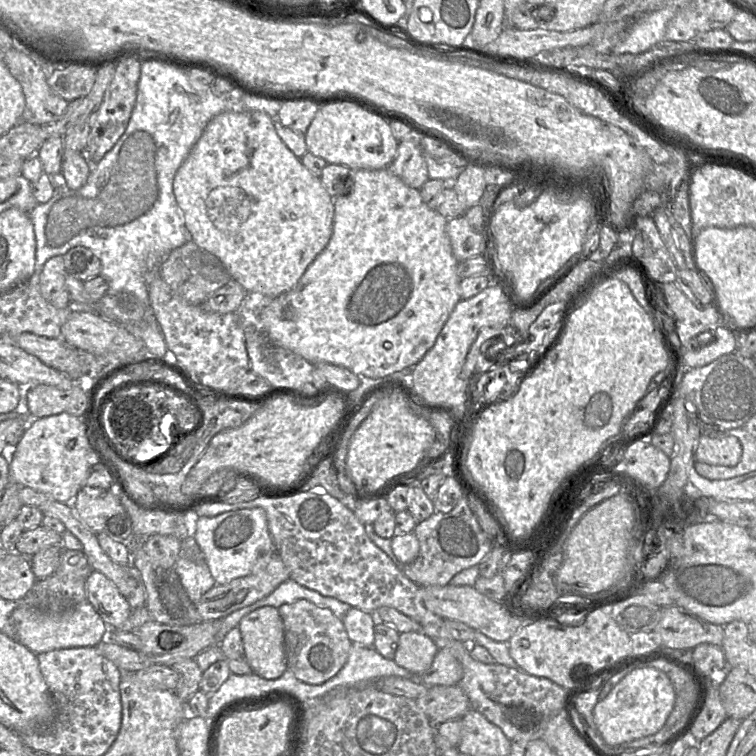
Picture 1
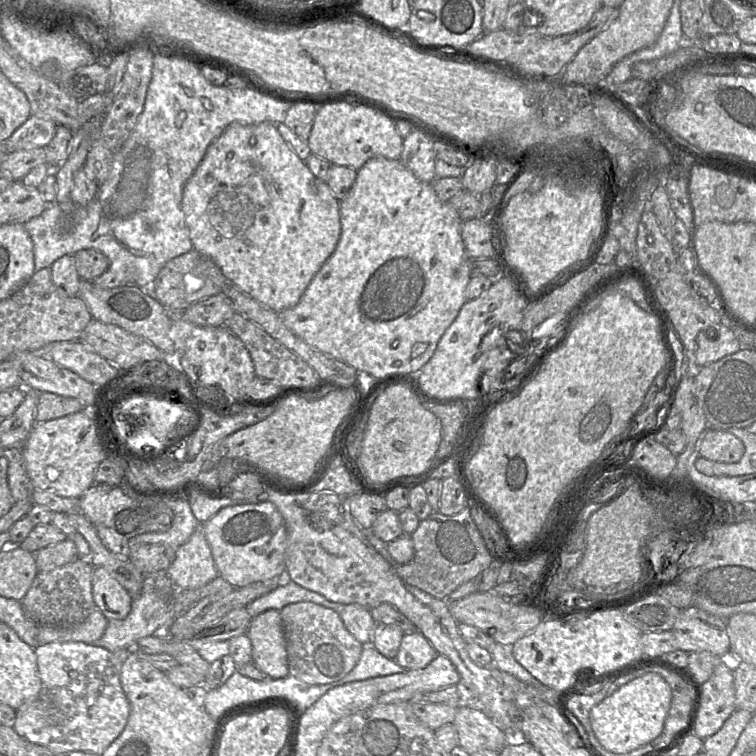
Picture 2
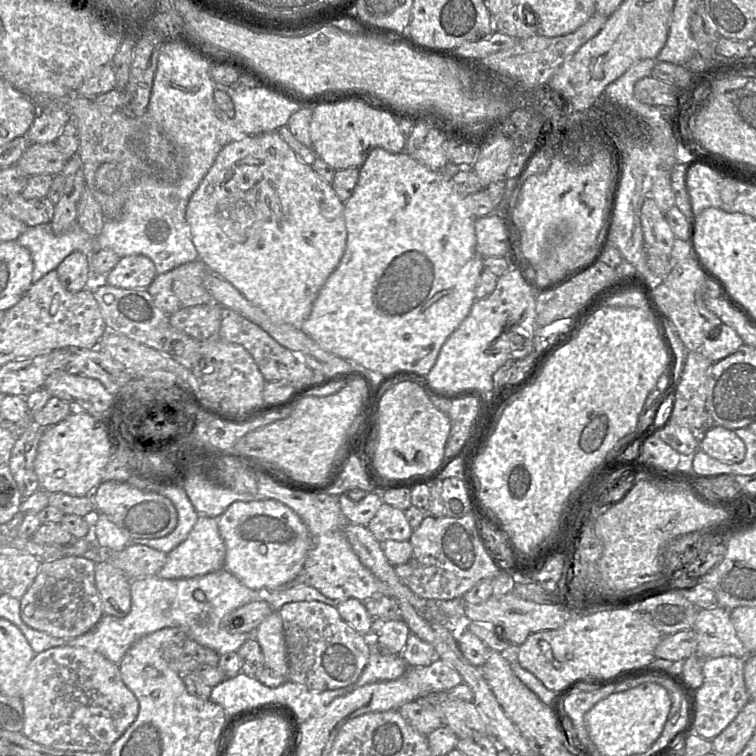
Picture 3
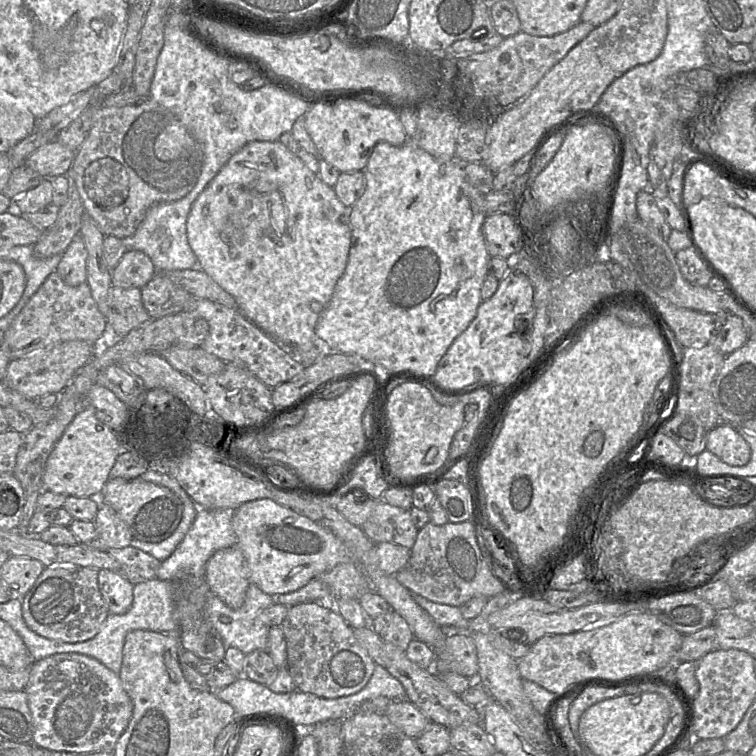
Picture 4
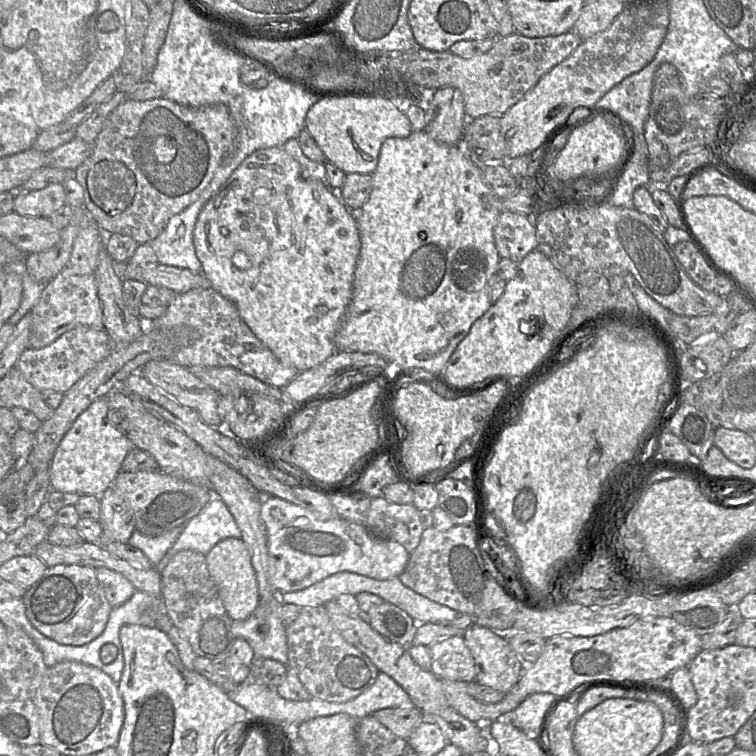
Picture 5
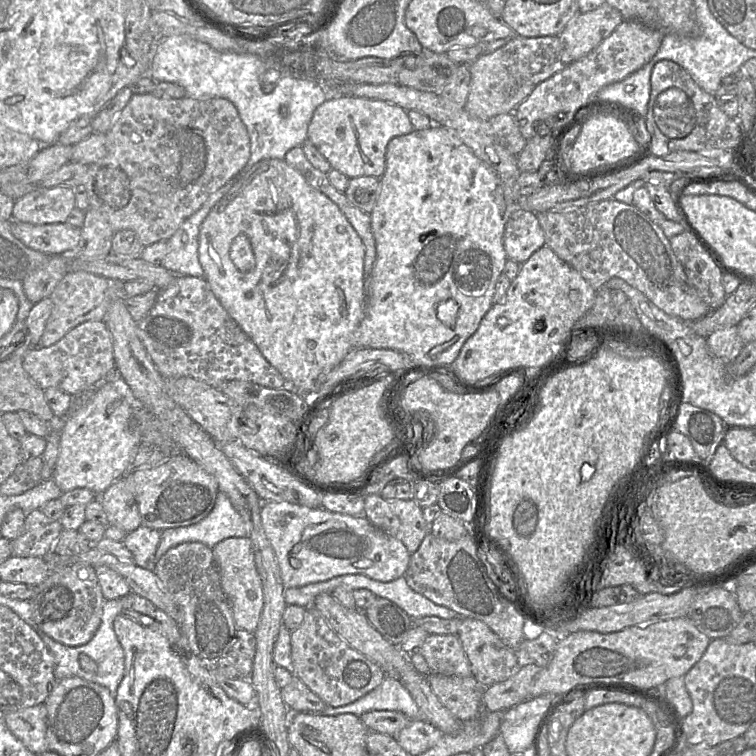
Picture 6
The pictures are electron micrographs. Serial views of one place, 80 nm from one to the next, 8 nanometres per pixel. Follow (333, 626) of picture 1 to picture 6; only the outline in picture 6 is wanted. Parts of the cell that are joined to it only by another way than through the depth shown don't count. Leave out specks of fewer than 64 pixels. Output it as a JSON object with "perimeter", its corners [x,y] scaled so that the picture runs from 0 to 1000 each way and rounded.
{"perimeter":[[[403,806],[401,823],[384,839],[388,892],[439,935],[460,933],[501,907],[511,896],[507,885],[451,845],[419,806]]]}

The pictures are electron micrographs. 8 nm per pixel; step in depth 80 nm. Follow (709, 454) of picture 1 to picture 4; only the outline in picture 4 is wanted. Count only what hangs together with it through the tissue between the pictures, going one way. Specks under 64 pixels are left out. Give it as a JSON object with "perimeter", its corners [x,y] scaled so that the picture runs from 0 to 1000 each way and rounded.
{"perimeter":[[[952,561],[935,570],[934,594],[967,616],[984,616],[993,606],[991,587],[964,561]]]}

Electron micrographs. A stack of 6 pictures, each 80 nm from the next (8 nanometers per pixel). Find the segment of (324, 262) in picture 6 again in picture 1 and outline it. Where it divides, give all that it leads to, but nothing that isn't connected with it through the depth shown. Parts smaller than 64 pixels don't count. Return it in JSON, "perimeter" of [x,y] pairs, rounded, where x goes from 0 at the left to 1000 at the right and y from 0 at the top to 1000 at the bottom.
{"perimeter":[[[295,148],[283,153],[270,169],[266,181],[255,193],[250,205],[234,225],[229,253],[239,276],[249,306],[249,317],[284,337],[299,353],[307,370],[315,373],[329,389],[344,389],[351,394],[362,394],[386,382],[407,352],[434,323],[442,290],[442,262],[437,259],[422,234],[406,224],[368,180],[362,159],[351,148]]]}

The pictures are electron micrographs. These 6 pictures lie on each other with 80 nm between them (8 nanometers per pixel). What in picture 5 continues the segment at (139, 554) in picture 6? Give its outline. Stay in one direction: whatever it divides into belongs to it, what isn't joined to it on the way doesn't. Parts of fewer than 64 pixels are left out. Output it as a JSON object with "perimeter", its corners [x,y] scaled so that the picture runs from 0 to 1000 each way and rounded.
{"perimeter":[[[243,693],[206,710],[197,710],[179,701],[168,720],[187,728],[205,750],[230,721],[243,701]]]}

